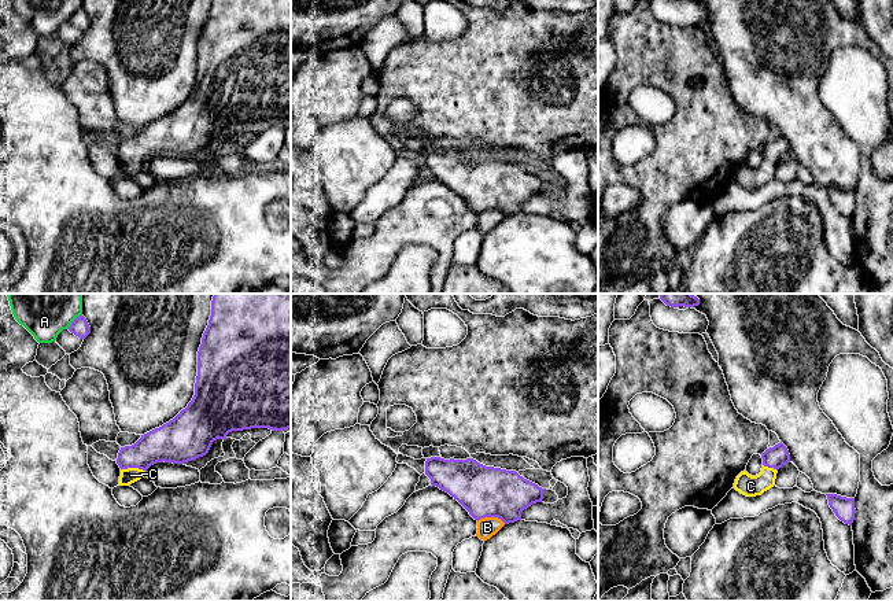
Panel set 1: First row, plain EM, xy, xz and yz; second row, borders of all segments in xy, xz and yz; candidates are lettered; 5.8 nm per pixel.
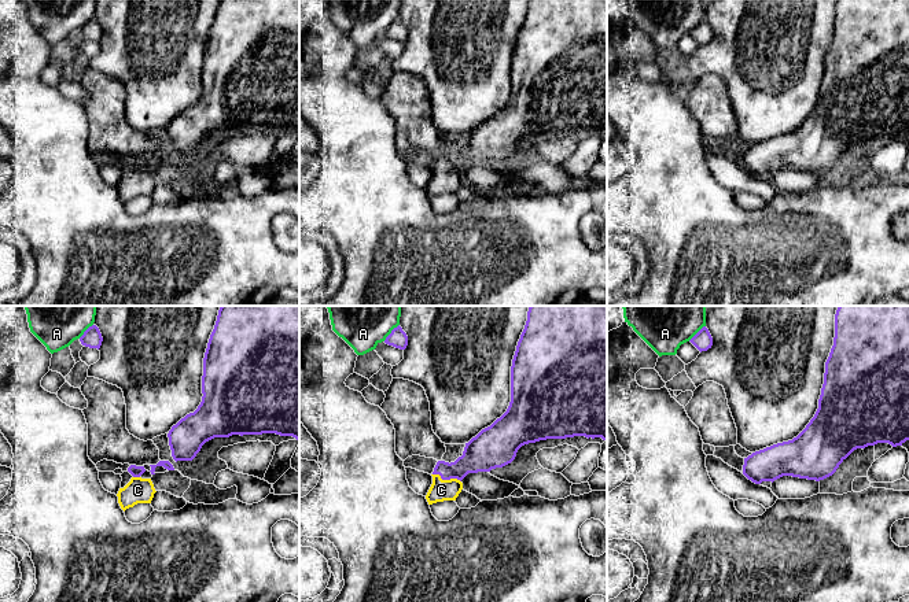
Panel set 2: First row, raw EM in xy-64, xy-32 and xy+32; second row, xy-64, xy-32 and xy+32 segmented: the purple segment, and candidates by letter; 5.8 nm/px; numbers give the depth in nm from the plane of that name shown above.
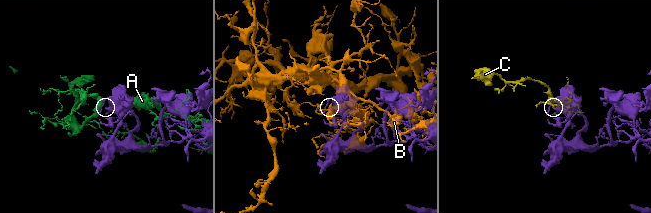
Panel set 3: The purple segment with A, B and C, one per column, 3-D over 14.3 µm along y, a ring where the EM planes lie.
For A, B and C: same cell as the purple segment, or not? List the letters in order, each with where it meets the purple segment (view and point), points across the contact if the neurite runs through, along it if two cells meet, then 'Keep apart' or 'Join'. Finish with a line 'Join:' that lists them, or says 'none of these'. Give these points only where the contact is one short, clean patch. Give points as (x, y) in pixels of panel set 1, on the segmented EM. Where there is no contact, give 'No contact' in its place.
A: Touches purple at xy (73, 321). Keep apart
B: Touches purple at xz (491, 516). Keep apart
C: Touches purple at xy (133, 467). Path across: xy (169, 443), (154, 446), (133, 467), (131, 475). Join
Join: C

